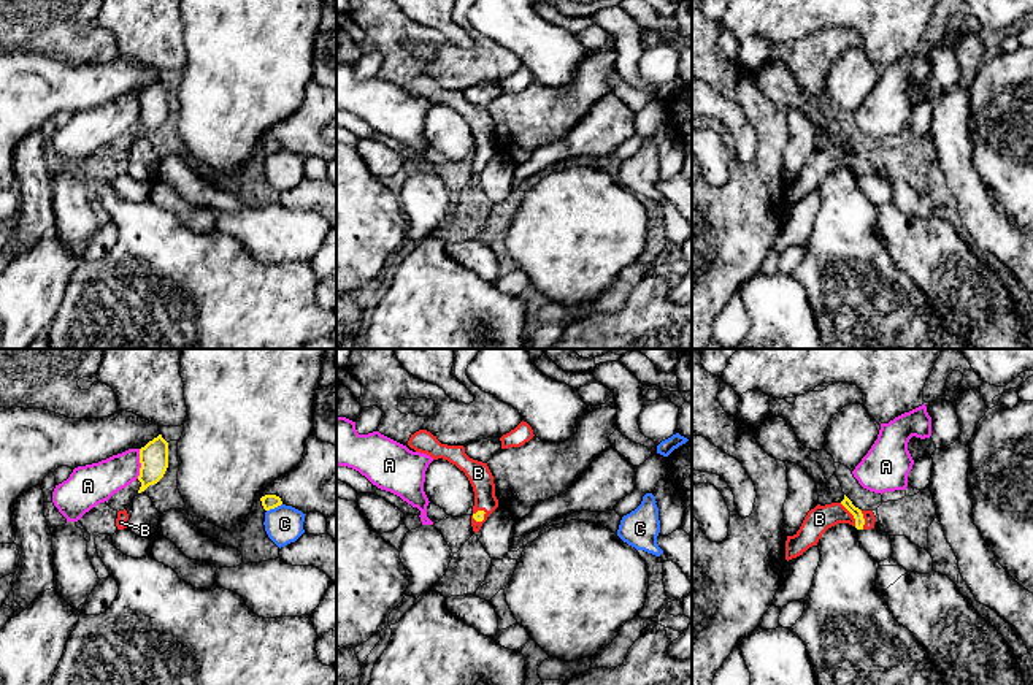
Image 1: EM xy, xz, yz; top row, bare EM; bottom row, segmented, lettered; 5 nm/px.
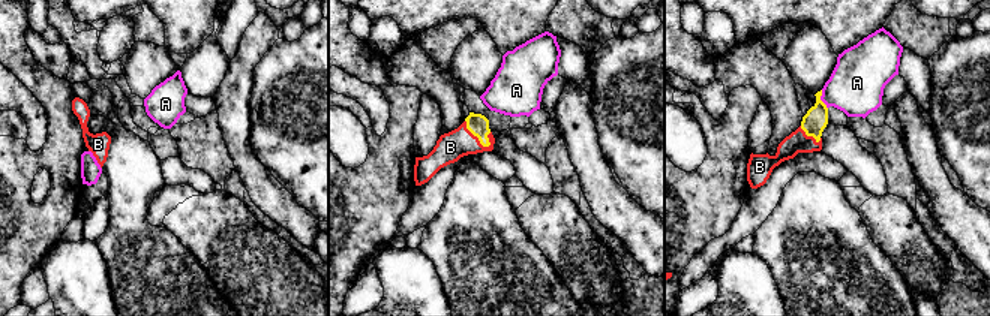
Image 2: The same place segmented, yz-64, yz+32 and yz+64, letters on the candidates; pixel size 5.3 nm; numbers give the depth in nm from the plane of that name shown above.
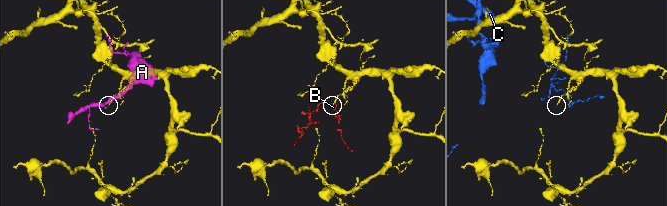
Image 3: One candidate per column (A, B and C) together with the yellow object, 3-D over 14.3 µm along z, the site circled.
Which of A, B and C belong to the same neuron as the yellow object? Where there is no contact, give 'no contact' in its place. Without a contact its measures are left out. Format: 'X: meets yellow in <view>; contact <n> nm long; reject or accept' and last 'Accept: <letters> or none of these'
A: meets yellow in xy; contact 150 nm long; reject
B: meets yellow in yz; contact 150 nm long; accept
C: meets yellow in xy; contact 90 nm long; reject
Accept: B

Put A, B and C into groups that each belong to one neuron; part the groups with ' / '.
A / B / C

